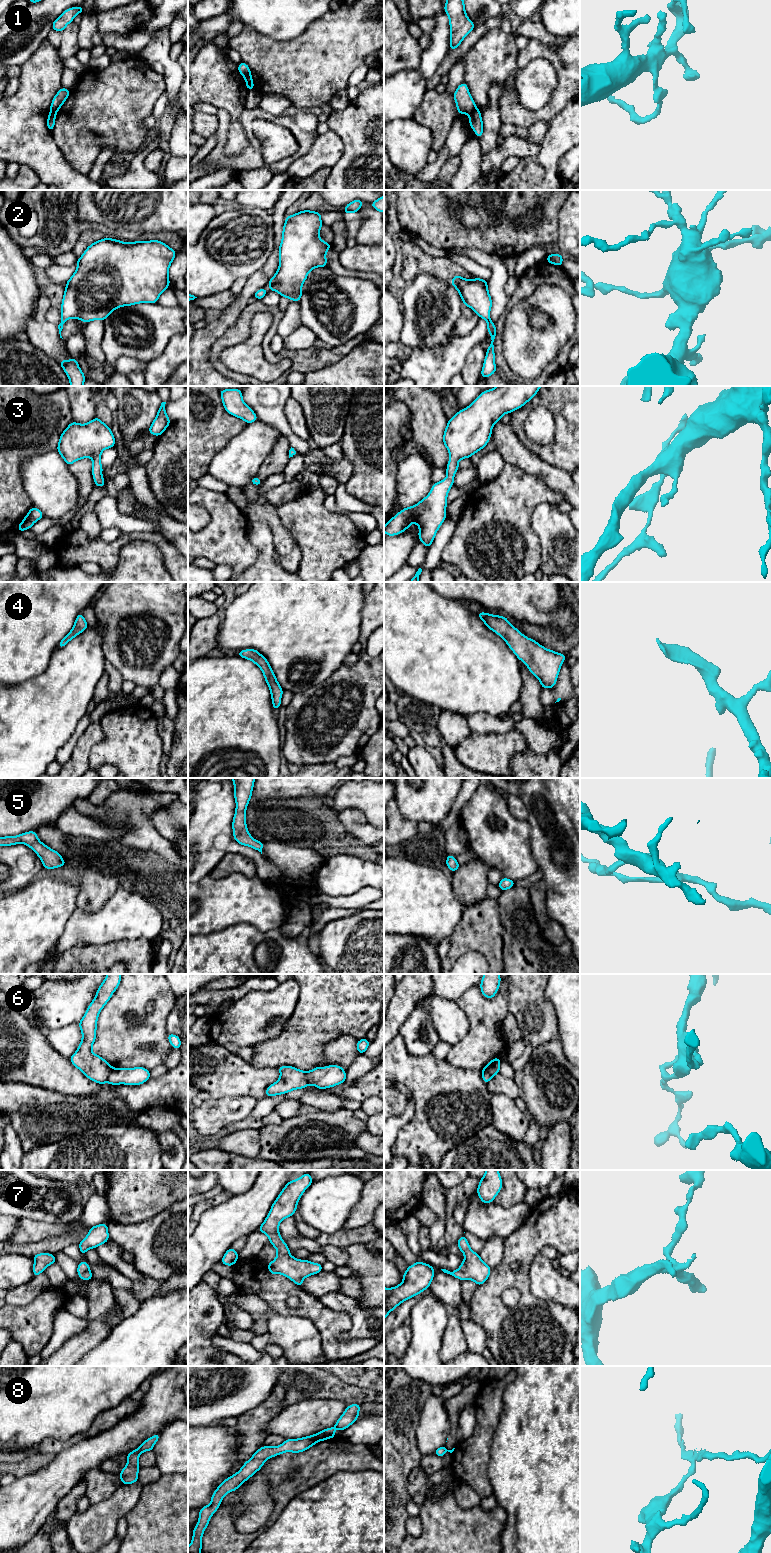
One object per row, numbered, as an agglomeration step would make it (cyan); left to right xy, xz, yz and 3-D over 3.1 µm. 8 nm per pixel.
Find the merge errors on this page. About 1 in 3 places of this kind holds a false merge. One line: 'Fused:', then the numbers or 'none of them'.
Fused: 1, 6, 8

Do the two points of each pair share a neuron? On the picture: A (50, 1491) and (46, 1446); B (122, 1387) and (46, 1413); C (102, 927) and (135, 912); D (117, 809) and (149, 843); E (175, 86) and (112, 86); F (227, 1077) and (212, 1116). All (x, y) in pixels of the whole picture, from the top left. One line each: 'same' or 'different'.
A: different
B: same
C: same
D: same
E: different
F: different

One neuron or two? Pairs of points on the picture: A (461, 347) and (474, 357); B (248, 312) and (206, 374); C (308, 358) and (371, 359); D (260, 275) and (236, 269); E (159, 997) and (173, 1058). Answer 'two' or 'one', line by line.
A: two
B: two
C: two
D: two
E: two

